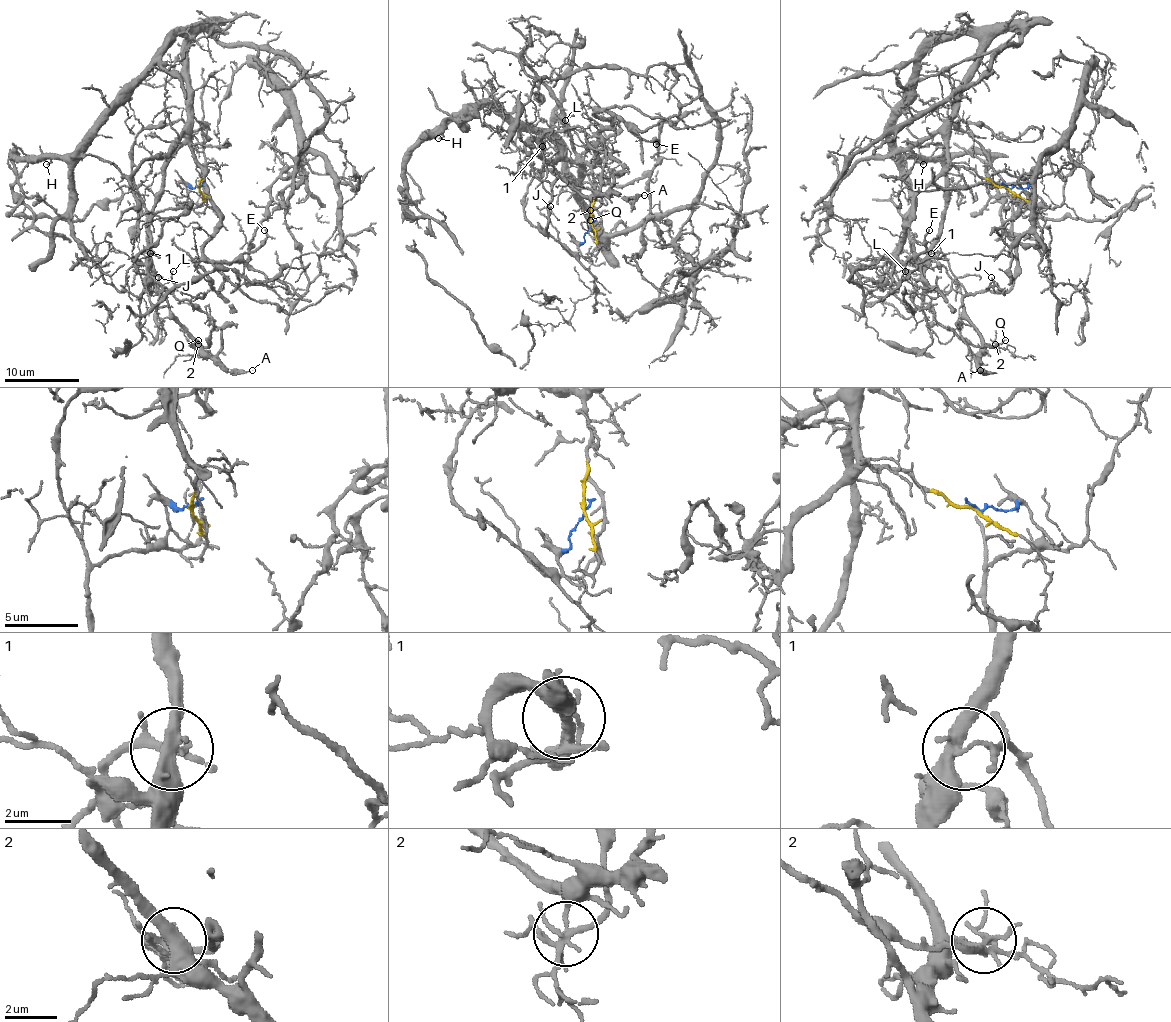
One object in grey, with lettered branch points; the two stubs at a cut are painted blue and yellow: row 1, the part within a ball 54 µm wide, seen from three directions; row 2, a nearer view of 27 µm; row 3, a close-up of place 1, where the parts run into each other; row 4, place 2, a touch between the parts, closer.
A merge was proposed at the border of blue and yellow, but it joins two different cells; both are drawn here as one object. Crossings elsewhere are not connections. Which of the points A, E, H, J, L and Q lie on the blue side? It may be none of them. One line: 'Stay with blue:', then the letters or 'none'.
Stay with blue: A, J, Q

